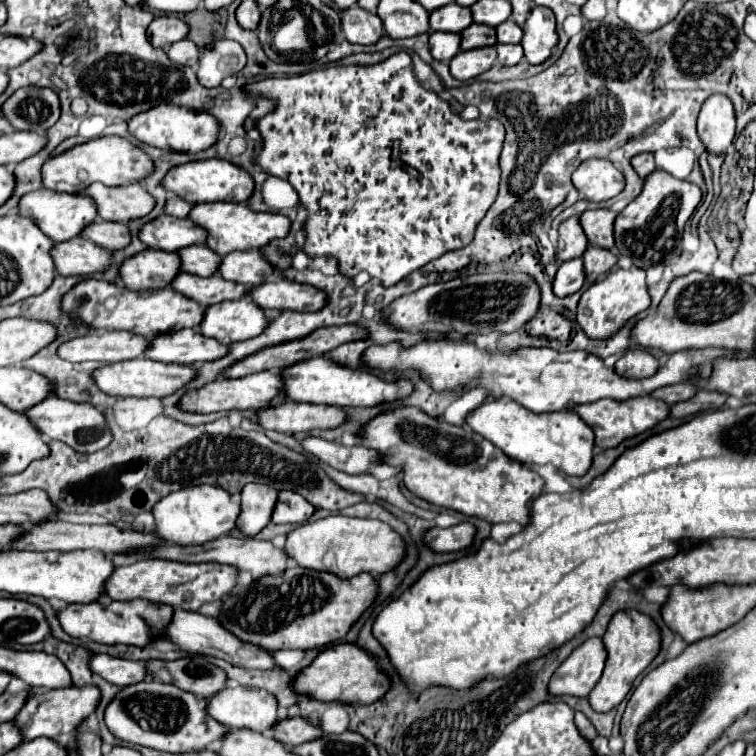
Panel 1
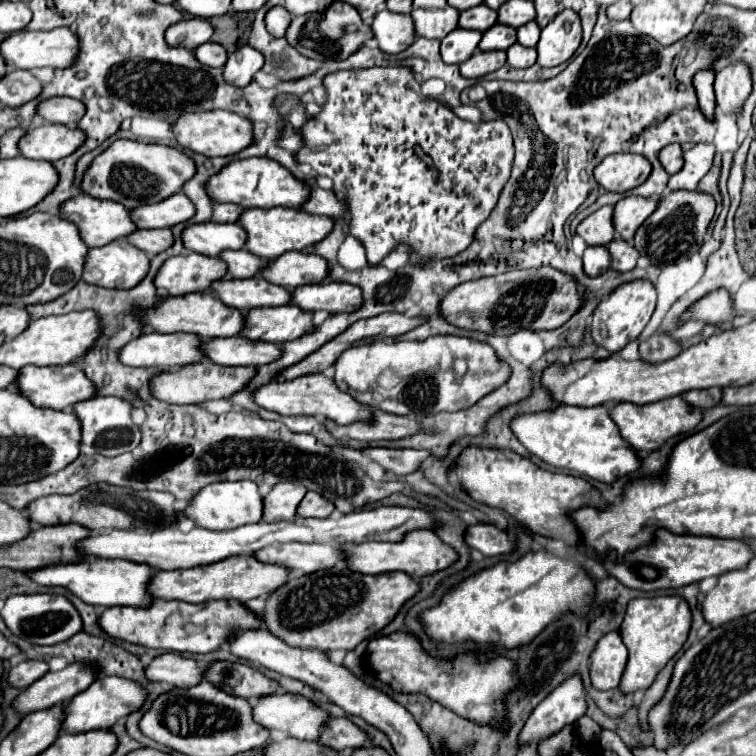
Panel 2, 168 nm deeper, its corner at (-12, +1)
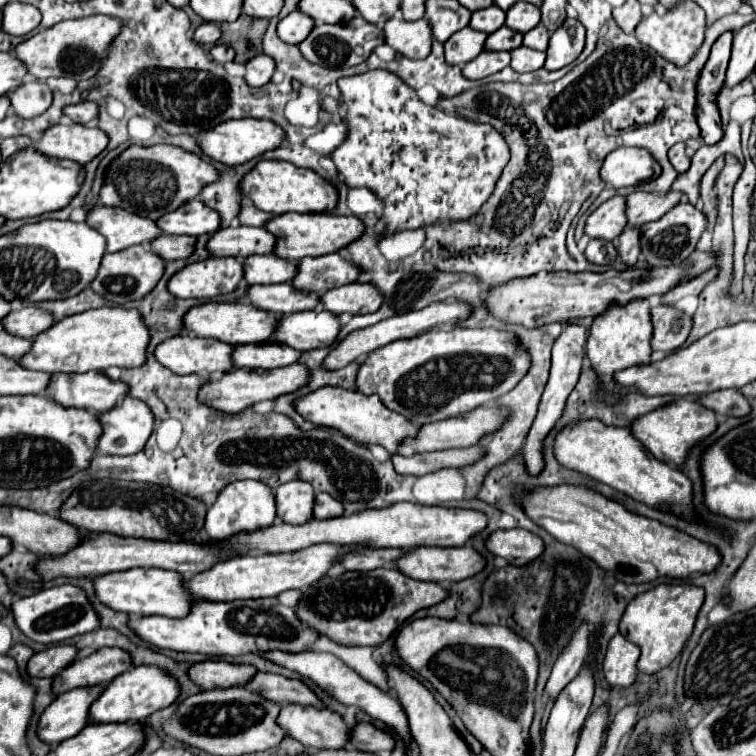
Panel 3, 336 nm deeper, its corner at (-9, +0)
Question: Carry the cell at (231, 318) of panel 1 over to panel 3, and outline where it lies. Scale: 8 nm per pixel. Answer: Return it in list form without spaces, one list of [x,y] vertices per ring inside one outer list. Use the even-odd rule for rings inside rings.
[[[323,309],[289,313],[277,317],[277,331],[273,333],[273,341],[299,351],[309,351],[331,345],[339,333],[339,327],[341,325],[337,323],[335,315]]]

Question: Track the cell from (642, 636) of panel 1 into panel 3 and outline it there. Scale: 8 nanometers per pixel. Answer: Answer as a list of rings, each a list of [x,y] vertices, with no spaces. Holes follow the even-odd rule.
[[[657,585],[655,589],[637,595],[625,609],[619,625],[619,633],[633,641],[641,649],[637,661],[639,673],[653,675],[667,667],[683,649],[685,641],[693,633],[695,617],[703,605],[703,589],[693,585]]]

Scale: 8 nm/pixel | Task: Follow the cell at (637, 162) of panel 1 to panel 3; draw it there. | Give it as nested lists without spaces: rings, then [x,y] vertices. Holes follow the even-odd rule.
[[[677,143],[669,149],[667,153],[669,163],[673,165],[673,169],[677,169],[677,173],[685,173],[689,169],[689,157],[685,157],[685,145]]]

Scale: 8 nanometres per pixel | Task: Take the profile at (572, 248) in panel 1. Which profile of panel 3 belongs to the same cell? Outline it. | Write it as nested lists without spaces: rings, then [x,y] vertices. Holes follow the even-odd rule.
[[[611,197],[603,205],[599,205],[585,223],[585,235],[591,239],[613,241],[625,229],[625,197]]]

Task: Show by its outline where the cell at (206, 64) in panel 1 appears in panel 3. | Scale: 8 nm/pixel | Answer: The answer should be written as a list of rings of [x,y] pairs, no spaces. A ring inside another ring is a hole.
[[[257,55],[257,57],[253,57],[253,61],[245,63],[245,77],[243,79],[251,87],[261,87],[271,79],[273,71],[275,71],[275,61],[267,55]]]

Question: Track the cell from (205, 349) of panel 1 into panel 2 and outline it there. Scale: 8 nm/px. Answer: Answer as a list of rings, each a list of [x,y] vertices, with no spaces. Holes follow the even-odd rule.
[[[236,336],[228,340],[206,340],[202,342],[202,352],[216,364],[264,366],[282,356],[282,346]]]

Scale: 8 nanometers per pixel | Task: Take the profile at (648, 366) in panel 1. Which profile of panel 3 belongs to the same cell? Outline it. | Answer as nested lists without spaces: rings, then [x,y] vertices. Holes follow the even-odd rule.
[[[671,305],[653,307],[651,319],[653,319],[653,337],[651,337],[653,351],[663,353],[677,351],[691,331],[691,319],[683,311],[673,309]]]

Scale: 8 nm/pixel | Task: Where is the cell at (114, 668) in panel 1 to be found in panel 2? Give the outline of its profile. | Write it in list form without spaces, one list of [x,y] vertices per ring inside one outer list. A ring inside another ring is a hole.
[[[166,652],[152,660],[152,664],[146,668],[148,680],[164,682],[174,688],[192,688],[202,682],[206,670],[196,664],[192,658],[184,658],[180,654]]]

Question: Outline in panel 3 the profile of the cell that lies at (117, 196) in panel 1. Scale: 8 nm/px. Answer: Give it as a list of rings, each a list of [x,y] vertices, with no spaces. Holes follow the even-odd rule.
[[[193,199],[181,205],[181,209],[159,217],[157,227],[161,227],[161,231],[169,235],[209,235],[219,229],[219,215],[213,209],[205,207],[199,199]]]

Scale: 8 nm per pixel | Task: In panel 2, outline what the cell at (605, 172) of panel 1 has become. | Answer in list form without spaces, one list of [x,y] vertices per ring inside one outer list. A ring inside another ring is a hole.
[[[622,152],[606,156],[594,168],[594,178],[608,192],[628,192],[646,182],[650,172],[652,164],[644,156]]]

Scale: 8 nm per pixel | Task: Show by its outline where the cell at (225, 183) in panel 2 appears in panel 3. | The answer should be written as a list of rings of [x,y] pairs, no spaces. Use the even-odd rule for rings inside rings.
[[[259,161],[259,165],[255,165],[255,169],[241,179],[241,195],[245,199],[249,197],[249,201],[257,209],[271,215],[281,215],[289,211],[321,213],[331,211],[337,203],[337,189],[329,181],[325,181],[315,171],[301,169],[285,161]]]

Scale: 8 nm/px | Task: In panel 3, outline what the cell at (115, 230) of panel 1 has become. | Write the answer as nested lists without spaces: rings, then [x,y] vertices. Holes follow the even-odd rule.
[[[161,235],[151,241],[153,253],[157,253],[165,261],[187,259],[193,253],[195,237],[189,235]]]

